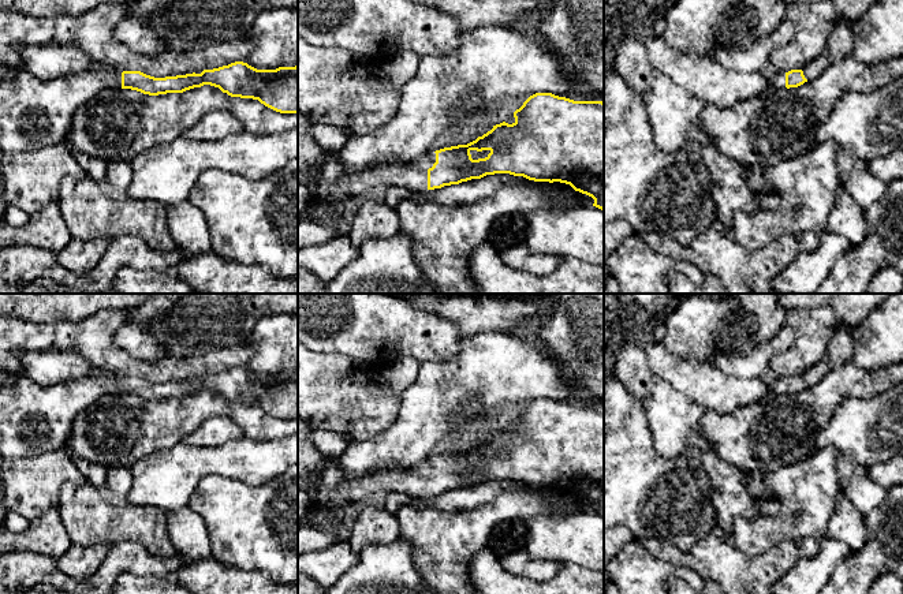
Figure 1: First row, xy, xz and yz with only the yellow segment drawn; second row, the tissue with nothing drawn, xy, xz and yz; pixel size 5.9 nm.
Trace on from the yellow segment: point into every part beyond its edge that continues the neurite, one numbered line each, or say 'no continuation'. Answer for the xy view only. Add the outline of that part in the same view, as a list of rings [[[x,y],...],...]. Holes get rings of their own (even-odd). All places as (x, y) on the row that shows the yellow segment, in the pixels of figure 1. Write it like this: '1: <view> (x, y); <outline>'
1: xy (34, 114); [[[96,66],[79,75],[42,81],[23,70],[5,79],[0,83],[0,149],[31,152],[64,143],[75,111],[107,89],[122,89],[122,71]]]

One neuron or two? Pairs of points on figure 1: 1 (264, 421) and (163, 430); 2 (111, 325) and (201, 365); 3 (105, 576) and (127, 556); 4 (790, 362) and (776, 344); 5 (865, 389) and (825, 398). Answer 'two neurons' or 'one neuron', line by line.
1: one neuron
2: one neuron
3: one neuron
4: two neurons
5: one neuron

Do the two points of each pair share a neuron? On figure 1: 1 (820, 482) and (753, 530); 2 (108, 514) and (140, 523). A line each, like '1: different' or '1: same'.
1: same
2: same

